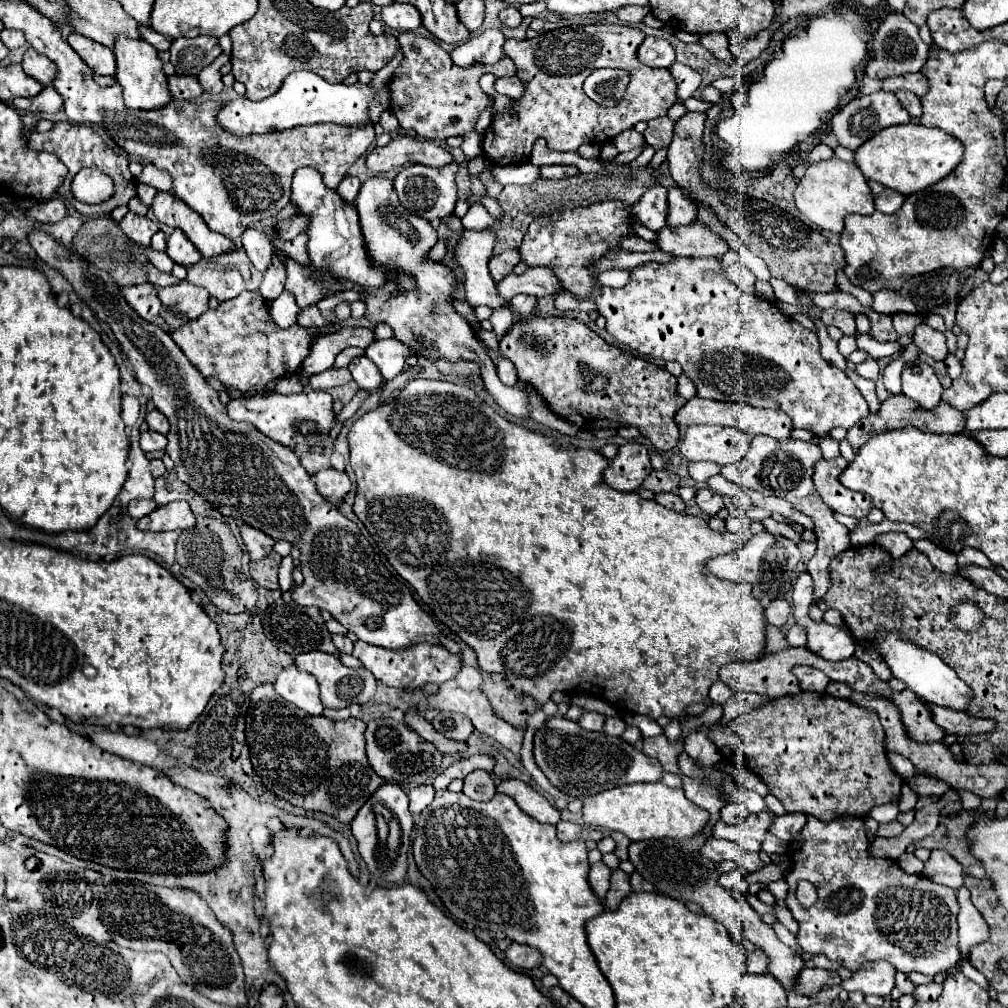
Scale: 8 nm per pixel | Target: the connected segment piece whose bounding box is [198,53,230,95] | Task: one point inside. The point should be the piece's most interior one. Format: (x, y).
(209, 78)

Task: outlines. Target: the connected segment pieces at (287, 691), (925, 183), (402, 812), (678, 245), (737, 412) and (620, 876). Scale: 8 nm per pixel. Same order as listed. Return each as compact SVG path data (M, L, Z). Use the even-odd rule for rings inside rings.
M292 663L290 667L284 667L282 673L276 677L276 681L272 683L272 687L280 697L294 703L308 715L322 715L324 705L318 697L316 679L312 675L300 671L296 667L296 663Z
M916 123L892 125L876 133L860 149L856 149L856 165L860 167L864 177L900 191L902 195L922 191L932 183L948 177L948 171L954 171L960 165L962 157L964 145L956 137L944 133L942 129L928 129Z
M384 783L360 807L358 815L350 825L352 825L352 835L358 841L358 851L366 861L368 869L378 879L384 879L388 883L402 883L406 877L406 855L410 849L410 833L414 825L412 813L408 809L408 793L396 783ZM382 823L388 829L386 833L380 829Z
M696 221L686 227L664 227L658 231L662 251L676 257L722 257L728 251L726 239L716 235L706 223Z
M692 397L686 401L684 407L678 409L676 413L676 423L678 425L696 425L696 423L708 423L708 425L722 425L722 427L736 427L740 431L744 431L746 435L754 437L754 435L770 435L776 439L786 439L792 431L792 421L788 415L784 415L784 411L780 409L756 409L750 407L746 403L734 403L734 401L708 401L702 397Z
M614 869L612 871L612 879L610 879L610 889L606 893L606 907L608 909L616 909L618 903L628 895L630 889L630 883L628 883L628 873L624 873L622 869Z

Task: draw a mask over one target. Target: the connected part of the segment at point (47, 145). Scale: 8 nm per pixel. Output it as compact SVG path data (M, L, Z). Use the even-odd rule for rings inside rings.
M56 123L56 127L50 131L50 133L40 133L40 137L30 137L28 141L30 149L34 151L50 151L54 155L58 155L58 159L68 167L68 175L62 183L62 187L58 189L60 195L74 207L78 209L80 213L86 213L86 215L94 215L94 213L110 213L114 207L120 207L120 205L126 205L134 195L136 195L136 185L134 185L134 177L132 173L128 171L128 157L124 153L116 153L114 149L110 149L102 137L92 129L92 127L84 127L84 125L78 125L78 123ZM80 169L98 169L102 173L106 173L112 181L114 181L114 195L110 199L106 199L104 203L98 203L98 205L86 205L86 203L80 203L76 201L76 197L72 195L70 191L70 185L72 185L72 179L74 175L80 171Z

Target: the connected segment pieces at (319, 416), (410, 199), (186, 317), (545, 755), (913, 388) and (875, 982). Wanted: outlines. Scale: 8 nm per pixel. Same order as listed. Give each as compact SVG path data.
M308 389L298 395L272 393L272 395L254 395L248 399L232 399L226 405L226 409L234 421L252 423L258 431L282 443L284 447L326 445L336 417L336 411L332 409L332 397L326 391L316 391L316 389Z
M448 163L440 169L426 167L426 165L410 165L402 169L394 179L394 189L398 191L402 207L412 211L414 215L432 221L432 219L444 219L454 213L454 205L458 199L458 187L456 187L456 173L458 165Z
M182 281L180 285L158 289L158 297L162 301L160 317L172 329L176 329L192 319L198 319L202 313L206 313L210 295L206 289Z
M560 715L548 717L546 723L536 731L534 759L540 771L556 789L580 801L626 783L660 781L664 773L656 759L646 757L642 751L636 751L622 737L584 731L576 721L570 721Z
M920 359L906 363L902 371L902 393L926 409L936 407L942 399L942 385L932 367Z
M872 961L864 963L850 979L842 981L840 987L848 993L860 991L862 995L888 995L894 987L894 969L886 961Z

